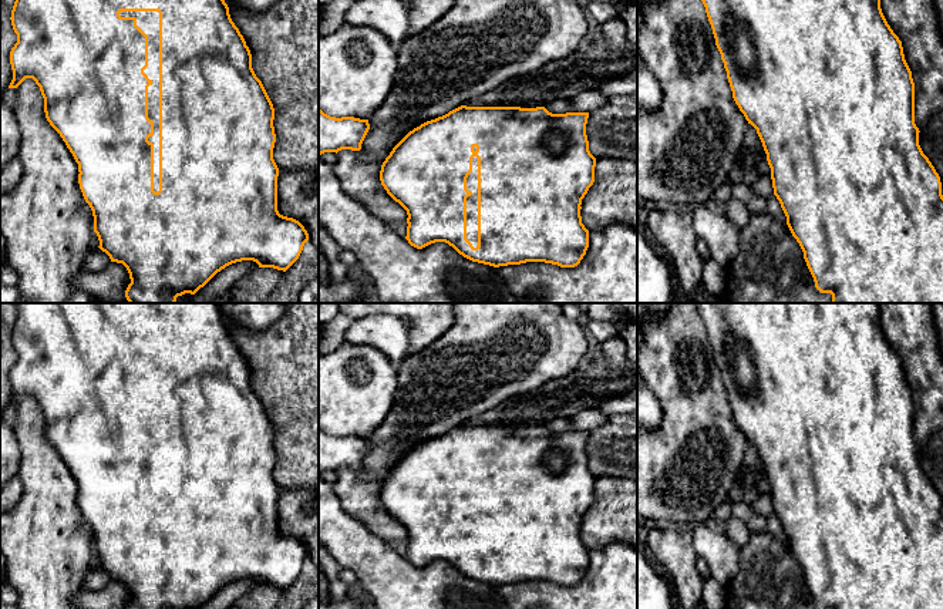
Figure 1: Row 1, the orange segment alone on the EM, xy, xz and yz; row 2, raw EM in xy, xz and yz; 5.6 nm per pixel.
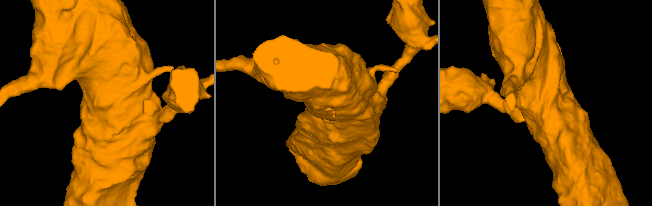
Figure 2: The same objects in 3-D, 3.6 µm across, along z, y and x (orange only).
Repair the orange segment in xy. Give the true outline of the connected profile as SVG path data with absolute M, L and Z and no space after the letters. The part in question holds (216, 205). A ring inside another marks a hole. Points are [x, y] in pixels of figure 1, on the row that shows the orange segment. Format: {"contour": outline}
{"contour": "M16 0L11 10L11 26L17 34L17 43L10 51L10 64L13 70L13 80L9 88L17 88L26 78L33 78L40 87L44 98L44 112L50 125L60 134L67 148L78 164L78 184L85 202L90 205L94 216L94 232L100 240L100 249L105 252L111 262L122 263L128 273L131 283L125 290L125 297L129 303L175 303L178 296L185 293L195 295L203 287L218 272L226 266L253 260L259 268L273 268L286 272L300 256L304 243L309 240L309 233L304 226L293 219L279 213L277 211L277 176L279 168L273 159L273 148L276 134L273 127L275 108L262 84L252 68L252 54L239 28L230 18L229 7L225 0Z"}

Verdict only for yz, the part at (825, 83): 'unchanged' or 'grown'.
unchanged

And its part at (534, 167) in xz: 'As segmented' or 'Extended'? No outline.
Extended

